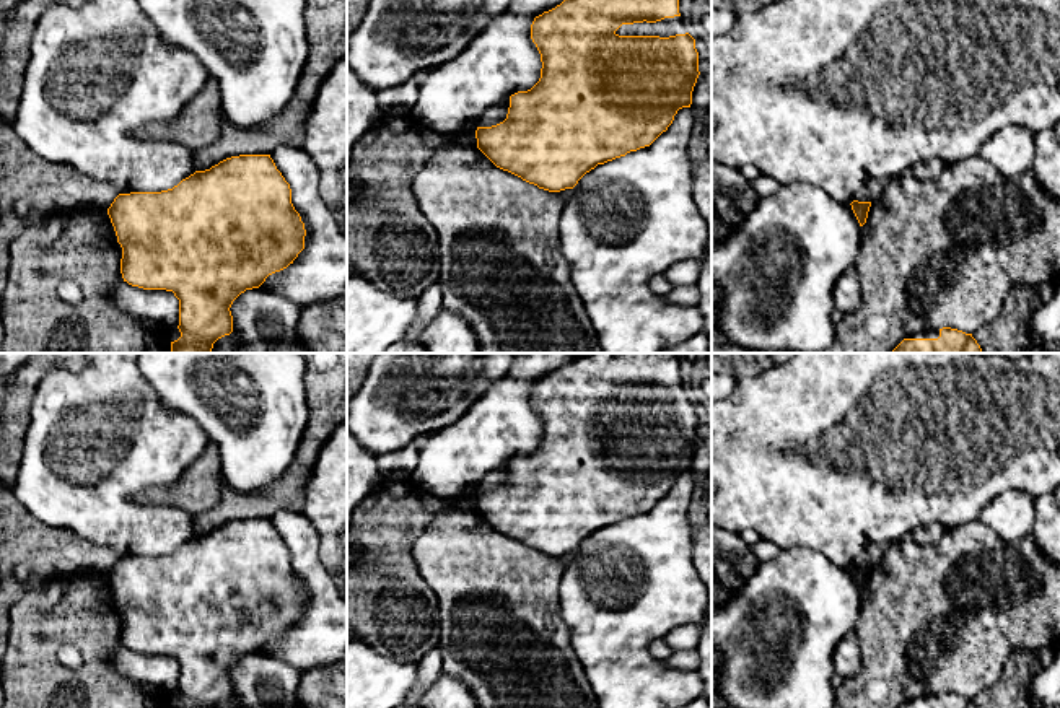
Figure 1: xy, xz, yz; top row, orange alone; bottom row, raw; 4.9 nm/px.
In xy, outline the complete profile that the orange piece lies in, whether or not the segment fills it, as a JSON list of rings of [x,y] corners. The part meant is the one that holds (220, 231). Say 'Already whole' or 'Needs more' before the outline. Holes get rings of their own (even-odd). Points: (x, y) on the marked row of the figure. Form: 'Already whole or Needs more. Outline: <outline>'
Already whole. Outline: [[[270,155],[231,156],[205,171],[195,171],[177,186],[161,192],[119,194],[107,215],[122,247],[124,282],[143,290],[173,291],[179,299],[181,337],[171,353],[210,353],[213,343],[233,332],[233,301],[246,290],[287,269],[304,249],[304,223],[291,203],[291,189]]]

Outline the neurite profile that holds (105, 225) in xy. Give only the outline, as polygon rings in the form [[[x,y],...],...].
[[[99,218],[98,223],[96,223],[101,236],[111,244],[111,247],[117,252],[117,259],[120,262],[122,259],[122,247],[120,244],[117,243],[117,236],[116,236],[116,231],[114,231],[114,226],[111,223],[111,218]]]

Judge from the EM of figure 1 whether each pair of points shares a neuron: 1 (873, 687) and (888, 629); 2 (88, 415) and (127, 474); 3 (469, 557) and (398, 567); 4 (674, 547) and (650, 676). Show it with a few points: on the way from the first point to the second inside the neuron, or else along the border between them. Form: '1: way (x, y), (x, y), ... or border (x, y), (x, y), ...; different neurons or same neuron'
1: way (888, 673), (888, 643); same neuron
2: way (93, 430), (98, 435), (98, 445), (113, 459); same neuron
3: border (409, 549), (419, 575), (437, 596); different neurons
4: way (652, 580), (647, 594), (639, 604), (639, 643); same neuron

